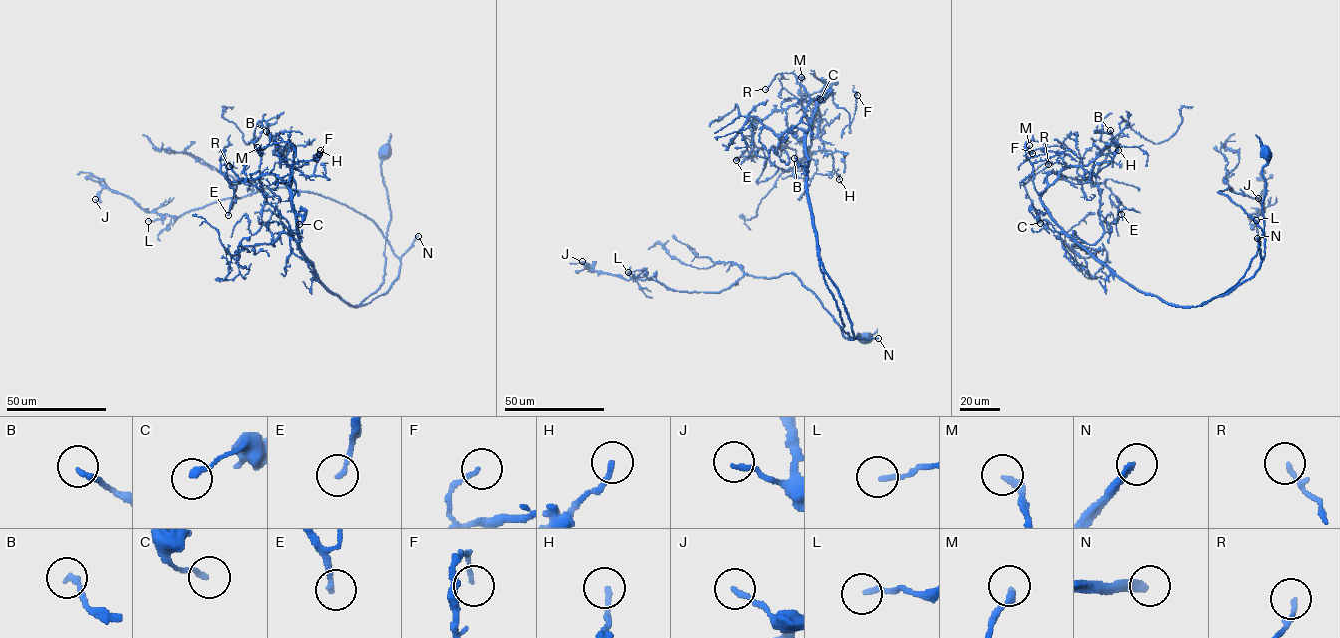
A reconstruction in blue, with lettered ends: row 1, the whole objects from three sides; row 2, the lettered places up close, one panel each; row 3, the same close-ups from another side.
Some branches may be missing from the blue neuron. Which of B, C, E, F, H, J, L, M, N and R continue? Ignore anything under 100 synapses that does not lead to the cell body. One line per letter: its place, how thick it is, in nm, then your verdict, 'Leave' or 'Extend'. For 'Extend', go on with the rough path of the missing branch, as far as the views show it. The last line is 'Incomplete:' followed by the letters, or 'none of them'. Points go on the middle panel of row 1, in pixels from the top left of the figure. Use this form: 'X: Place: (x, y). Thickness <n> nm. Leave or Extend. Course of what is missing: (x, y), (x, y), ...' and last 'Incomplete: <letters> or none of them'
B: Place: (794, 158). Thickness 200 nm. Leave
C: Place: (820, 99). Thickness 190 nm. Leave
E: Place: (736, 160). Thickness 190 nm. Leave
F: Place: (857, 95). Thickness 120 nm. Leave
H: Place: (839, 179). Thickness 190 nm. Leave
J: Place: (582, 261). Thickness 160 nm. Leave
L: Place: (628, 272). Thickness 170 nm. Leave
M: Place: (801, 77). Thickness 240 nm. Leave
N: Place: (878, 338). Thickness 280 nm. Extend
R: Place: (765, 89). Thickness 160 nm. Leave
Incomplete: N

